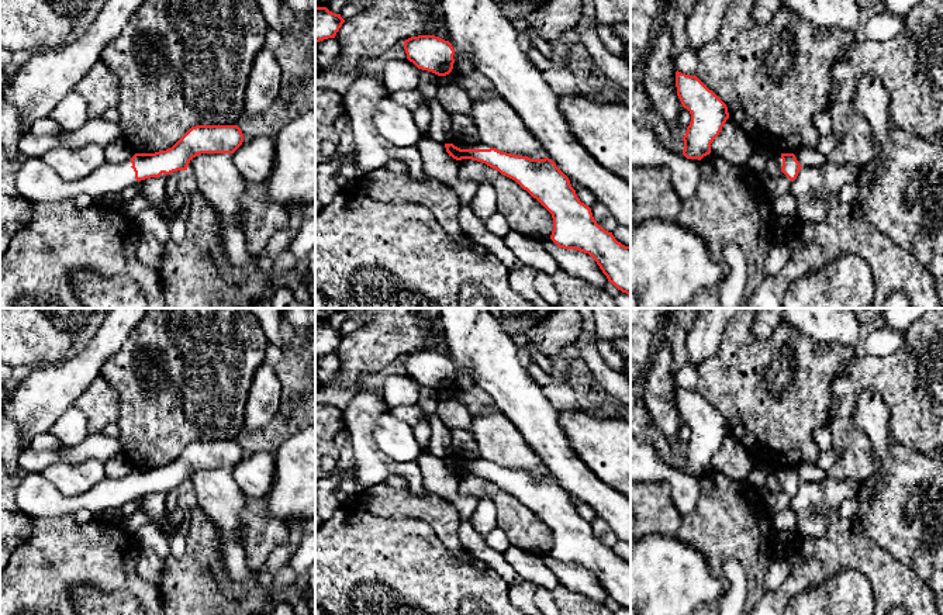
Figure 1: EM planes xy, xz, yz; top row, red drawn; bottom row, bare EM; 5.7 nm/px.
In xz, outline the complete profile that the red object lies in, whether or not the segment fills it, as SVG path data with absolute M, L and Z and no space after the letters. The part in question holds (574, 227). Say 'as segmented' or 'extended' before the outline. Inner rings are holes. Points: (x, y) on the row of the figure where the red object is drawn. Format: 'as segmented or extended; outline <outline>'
extended; outline M452 139L445 144L446 152L456 160L472 159L498 170L501 175L515 180L524 190L536 198L553 218L550 239L564 249L576 249L588 253L600 266L608 281L618 290L631 296L631 246L615 239L612 232L605 231L593 217L591 208L580 201L569 177L549 159L531 159L528 156L501 152L495 148L479 144L467 144Z

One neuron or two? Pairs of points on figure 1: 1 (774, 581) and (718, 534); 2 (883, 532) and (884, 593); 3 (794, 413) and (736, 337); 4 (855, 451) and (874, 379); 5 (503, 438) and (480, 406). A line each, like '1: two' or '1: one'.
1: two
2: two
3: one
4: one
5: two

